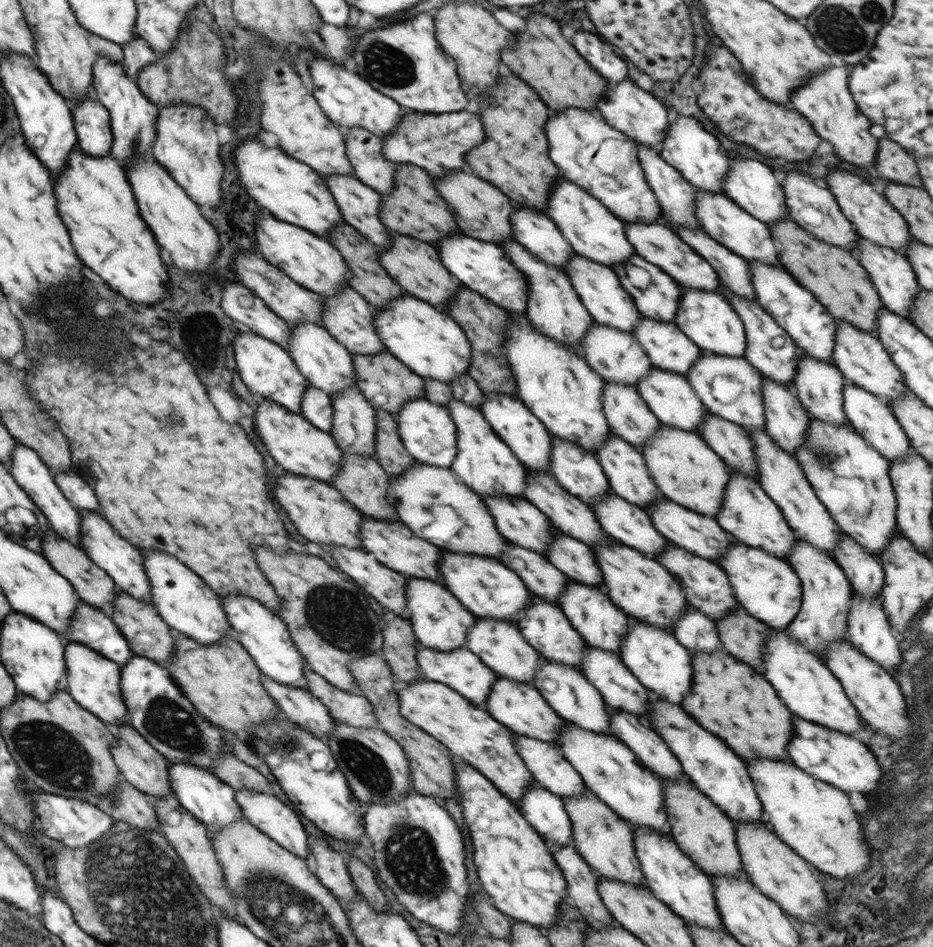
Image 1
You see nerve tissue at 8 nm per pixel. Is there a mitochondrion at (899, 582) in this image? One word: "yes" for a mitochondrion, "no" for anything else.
no

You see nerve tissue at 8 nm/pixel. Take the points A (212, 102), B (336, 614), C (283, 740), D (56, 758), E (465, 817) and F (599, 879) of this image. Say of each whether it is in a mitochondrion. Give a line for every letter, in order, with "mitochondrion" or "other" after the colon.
A: other
B: mitochondrion
C: mitochondrion
D: mitochondrion
E: other
F: other

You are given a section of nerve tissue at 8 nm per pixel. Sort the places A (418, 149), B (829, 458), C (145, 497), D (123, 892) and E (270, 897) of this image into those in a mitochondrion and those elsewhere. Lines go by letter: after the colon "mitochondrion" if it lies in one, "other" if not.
A: other
B: mitochondrion
C: other
D: mitochondrion
E: mitochondrion

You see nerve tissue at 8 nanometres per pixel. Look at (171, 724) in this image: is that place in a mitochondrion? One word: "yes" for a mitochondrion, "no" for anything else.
yes

